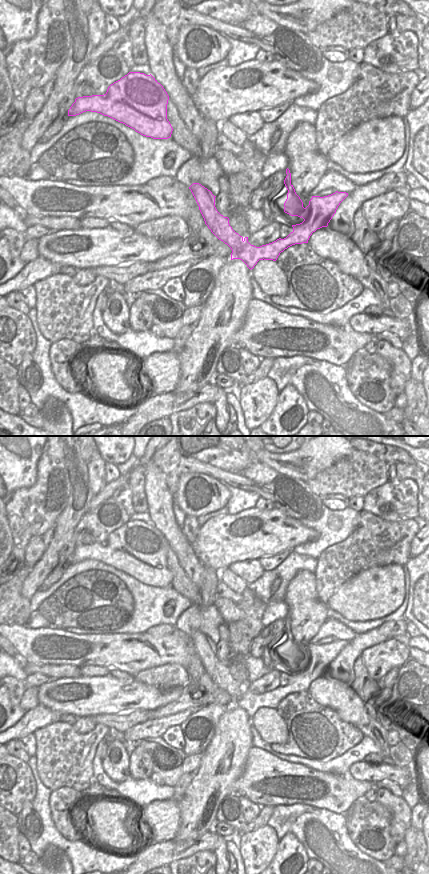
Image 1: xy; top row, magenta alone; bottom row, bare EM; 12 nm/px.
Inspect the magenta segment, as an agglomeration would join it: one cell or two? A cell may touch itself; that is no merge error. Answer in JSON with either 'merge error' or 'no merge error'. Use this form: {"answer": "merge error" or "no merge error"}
{"answer": "merge error"}

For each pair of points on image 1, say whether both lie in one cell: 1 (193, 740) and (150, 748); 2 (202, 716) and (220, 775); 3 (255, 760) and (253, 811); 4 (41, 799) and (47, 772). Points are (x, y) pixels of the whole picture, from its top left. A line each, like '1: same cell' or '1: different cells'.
1: different cells
2: different cells
3: different cells
4: different cells

